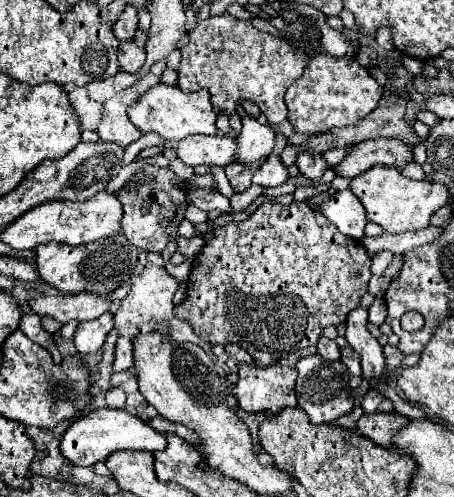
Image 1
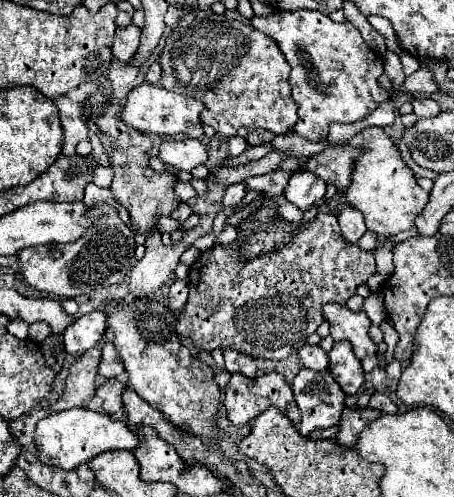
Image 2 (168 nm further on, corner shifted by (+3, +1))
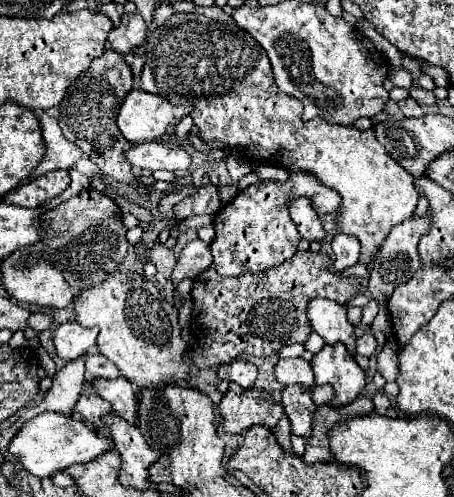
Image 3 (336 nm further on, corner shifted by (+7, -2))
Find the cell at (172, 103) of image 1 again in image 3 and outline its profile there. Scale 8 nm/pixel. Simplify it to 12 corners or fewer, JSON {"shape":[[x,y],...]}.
{"shape":[[131,90],[117,126],[133,144],[161,140],[190,115],[161,96]]}

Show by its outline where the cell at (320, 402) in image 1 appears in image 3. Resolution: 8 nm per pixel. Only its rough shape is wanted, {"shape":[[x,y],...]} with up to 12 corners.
{"shape":[[287,386],[281,400],[295,436],[313,432],[313,388]]}

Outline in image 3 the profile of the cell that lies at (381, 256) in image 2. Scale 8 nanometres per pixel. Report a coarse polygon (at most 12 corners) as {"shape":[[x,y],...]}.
{"shape":[[429,212],[397,224],[371,266],[371,298],[385,306],[419,268]]}

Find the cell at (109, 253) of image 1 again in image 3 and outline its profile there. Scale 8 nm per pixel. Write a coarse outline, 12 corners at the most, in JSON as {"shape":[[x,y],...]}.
{"shape":[[97,190],[45,212],[49,234],[1,264],[17,300],[65,308],[127,256]]}

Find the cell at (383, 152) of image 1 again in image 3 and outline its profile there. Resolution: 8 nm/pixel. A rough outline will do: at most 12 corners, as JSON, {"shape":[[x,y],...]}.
{"shape":[[311,172],[251,184],[213,218],[223,276],[291,258],[287,206],[309,196],[319,216],[341,196]]}

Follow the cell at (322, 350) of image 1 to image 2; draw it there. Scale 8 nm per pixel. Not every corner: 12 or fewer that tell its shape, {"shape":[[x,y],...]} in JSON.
{"shape":[[319,345],[297,351],[301,367],[323,371],[329,357]]}

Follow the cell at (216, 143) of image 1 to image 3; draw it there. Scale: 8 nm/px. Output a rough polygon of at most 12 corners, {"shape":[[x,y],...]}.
{"shape":[[135,144],[131,166],[187,170],[191,156],[181,146]]}

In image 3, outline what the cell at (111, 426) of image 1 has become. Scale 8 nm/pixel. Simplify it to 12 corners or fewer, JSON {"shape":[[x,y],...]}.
{"shape":[[45,412],[9,444],[39,478],[111,448],[83,420]]}

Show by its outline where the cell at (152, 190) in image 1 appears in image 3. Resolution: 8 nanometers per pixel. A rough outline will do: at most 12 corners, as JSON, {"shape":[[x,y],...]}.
{"shape":[[113,50],[59,104],[59,126],[99,170],[143,184],[117,114],[133,74]]}

